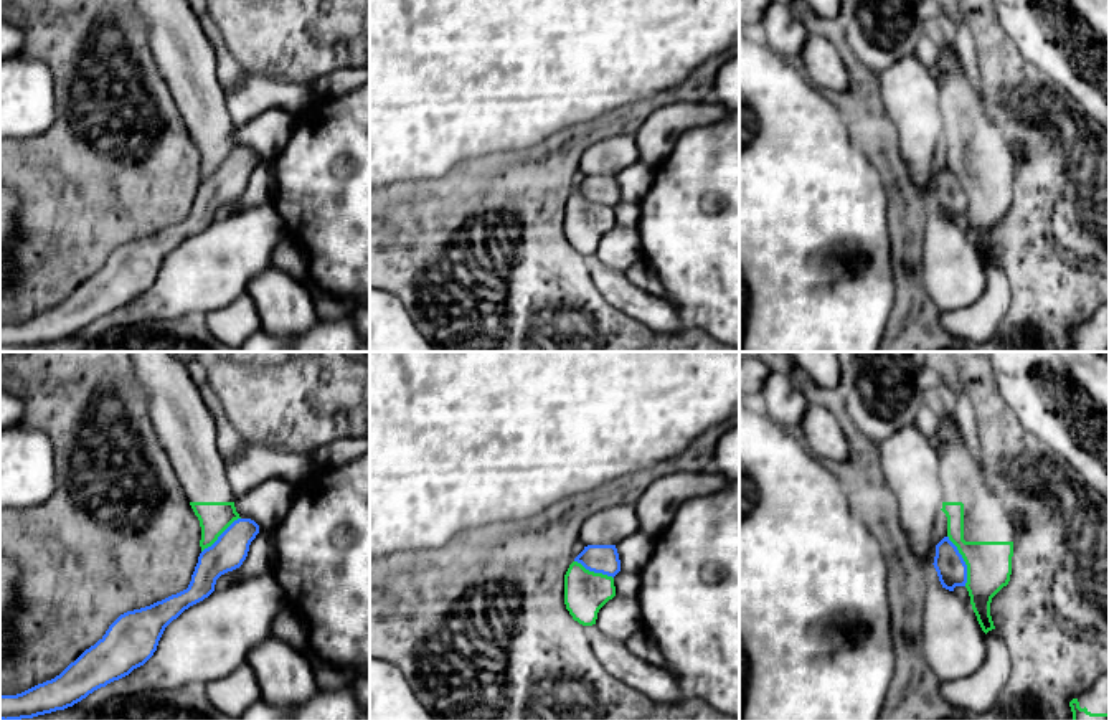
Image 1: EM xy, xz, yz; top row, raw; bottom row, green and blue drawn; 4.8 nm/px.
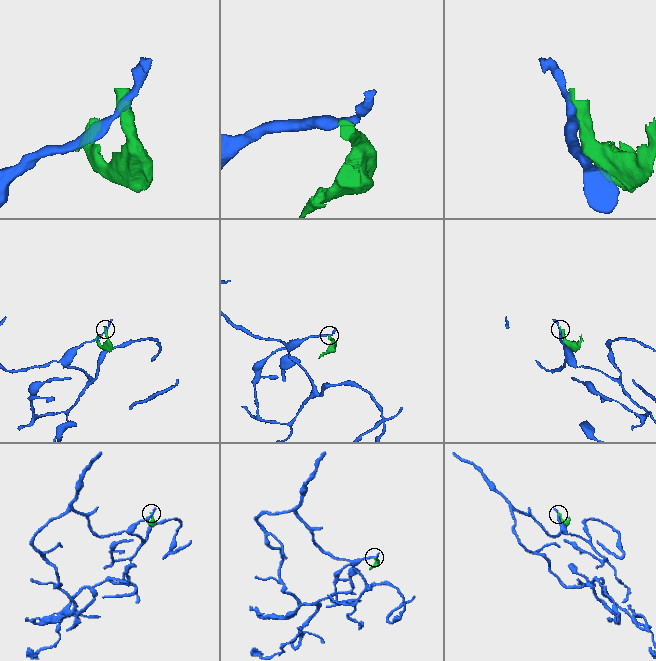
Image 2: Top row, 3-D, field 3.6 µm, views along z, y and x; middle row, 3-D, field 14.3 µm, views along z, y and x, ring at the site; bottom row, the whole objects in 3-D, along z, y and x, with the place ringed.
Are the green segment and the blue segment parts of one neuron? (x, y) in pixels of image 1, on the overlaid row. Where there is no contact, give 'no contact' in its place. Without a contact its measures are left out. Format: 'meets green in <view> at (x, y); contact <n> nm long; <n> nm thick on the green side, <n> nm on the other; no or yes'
meets green in yz at (964, 560); contact 260 nm long; 220 nm thick on the green side, 150 nm on the other; no

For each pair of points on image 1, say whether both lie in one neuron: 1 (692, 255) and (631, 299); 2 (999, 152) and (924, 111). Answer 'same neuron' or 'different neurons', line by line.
1: different neurons
2: different neurons

